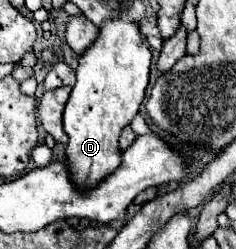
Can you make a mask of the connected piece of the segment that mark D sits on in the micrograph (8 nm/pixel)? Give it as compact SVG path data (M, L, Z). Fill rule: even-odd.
M119 18L107 20L105 26L101 26L99 40L81 54L77 84L71 90L63 114L63 128L69 136L65 148L67 170L79 190L97 186L119 168L119 136L121 130L139 114L149 84L149 66L151 50L139 32L139 26Z

